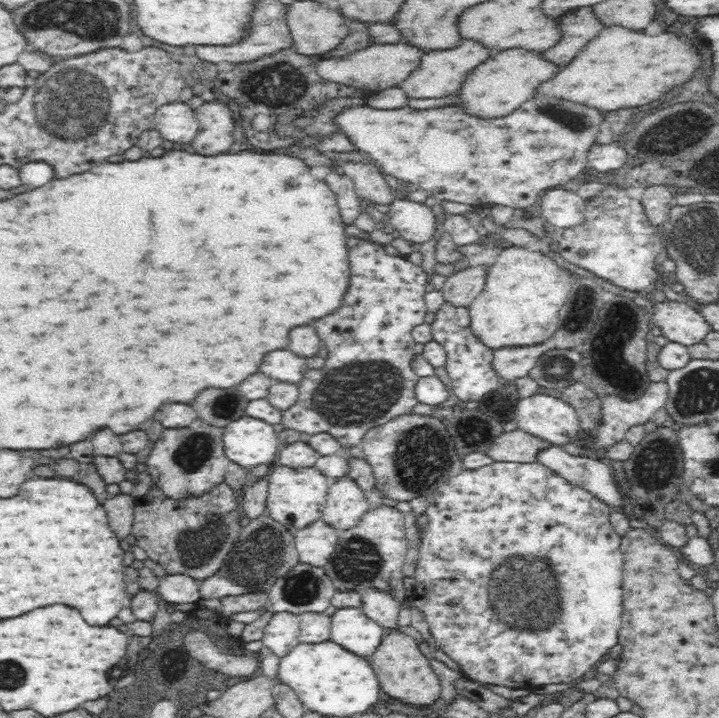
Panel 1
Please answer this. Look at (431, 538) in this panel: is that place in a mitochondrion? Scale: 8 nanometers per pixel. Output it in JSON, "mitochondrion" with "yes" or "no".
{"mitochondrion":"no"}

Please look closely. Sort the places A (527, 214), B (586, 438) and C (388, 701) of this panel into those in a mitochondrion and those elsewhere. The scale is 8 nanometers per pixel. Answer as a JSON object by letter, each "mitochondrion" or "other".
{"A":"other","B":"other","C":"other"}

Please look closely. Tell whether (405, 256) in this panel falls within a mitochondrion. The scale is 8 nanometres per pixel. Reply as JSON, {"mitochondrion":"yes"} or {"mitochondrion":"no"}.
{"mitochondrion":"no"}

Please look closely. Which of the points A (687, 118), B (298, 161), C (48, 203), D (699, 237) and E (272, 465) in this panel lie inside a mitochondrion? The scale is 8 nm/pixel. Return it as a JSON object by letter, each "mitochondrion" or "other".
{"A":"mitochondrion","B":"other","C":"other","D":"mitochondrion","E":"other"}

